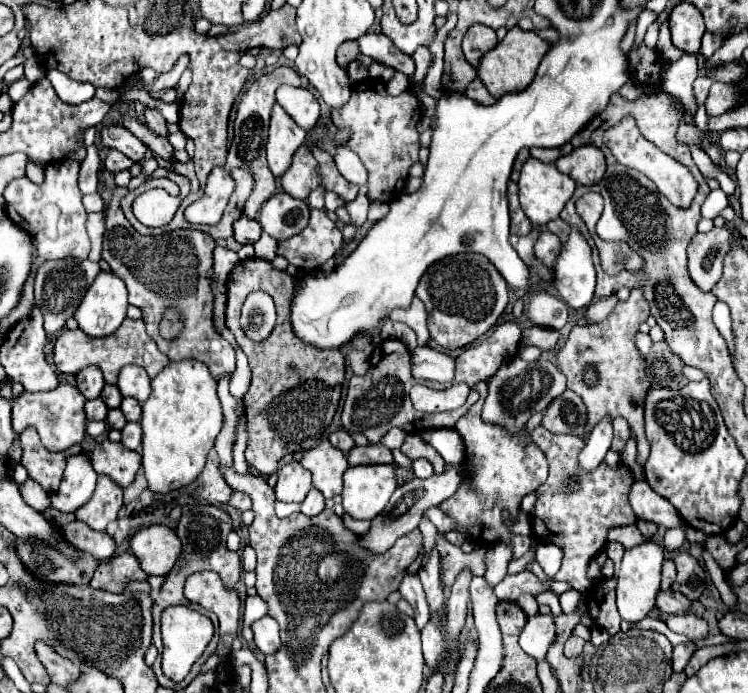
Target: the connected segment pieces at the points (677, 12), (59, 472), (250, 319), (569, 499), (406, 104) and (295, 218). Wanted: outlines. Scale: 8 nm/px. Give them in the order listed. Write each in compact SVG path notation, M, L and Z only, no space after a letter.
M681 2L673 8L669 16L669 26L671 26L671 36L673 44L689 54L697 54L701 48L701 38L705 34L705 24L701 12L689 4Z
M33 426L25 428L21 432L19 440L23 446L21 464L27 468L29 478L39 482L49 494L57 492L57 486L59 486L59 482L63 478L63 470L65 470L65 458L71 454L79 454L81 446L69 446L67 450L51 452L41 444L39 434L37 434L37 430L33 430Z
M255 290L249 292L241 308L241 328L253 342L263 342L269 338L275 326L275 306L269 294Z
M537 426L531 434L533 442L541 448L549 462L549 478L537 488L537 502L533 508L533 536L543 544L555 544L563 550L561 576L555 580L571 584L577 592L589 592L591 582L587 580L587 566L607 544L607 532L617 526L635 524L637 518L629 504L629 488L635 482L633 472L623 462L617 468L609 468L605 462L591 470L591 474L581 474L577 470L579 452L585 448L583 438L575 436L555 436L543 426Z
M367 78L363 82L357 82L353 86L351 98L345 106L331 110L331 120L337 128L351 128L353 136L347 142L347 146L351 150L355 150L359 154L359 158L363 160L367 172L369 172L369 196L381 202L393 202L405 186L405 180L409 176L409 168L419 160L417 152L419 152L419 132L417 132L417 124L421 120L423 112L421 112L421 104L417 104L417 96L413 94L413 90L405 90L399 96L391 96L385 90L385 82L375 80L375 78Z
M285 192L275 194L261 206L259 224L275 240L287 240L299 234L309 222L309 206Z

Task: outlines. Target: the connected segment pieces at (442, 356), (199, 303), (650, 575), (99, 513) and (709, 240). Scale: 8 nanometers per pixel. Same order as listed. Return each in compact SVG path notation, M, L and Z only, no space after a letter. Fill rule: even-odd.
M429 346L415 348L411 352L413 378L417 380L435 380L435 382L451 382L455 376L455 360L445 352L433 350Z
M140 174L137 177L132 177L127 188L113 190L113 202L107 210L107 230L105 230L105 238L103 238L103 260L125 282L127 292L129 292L129 304L141 308L147 334L157 342L157 348L163 354L167 354L171 360L185 360L185 358L199 360L199 362L207 364L207 368L215 376L215 380L221 380L225 374L235 372L235 350L213 330L213 294L209 288L209 278L205 274L211 272L211 266L213 266L215 240L209 234L199 232L199 230L175 230L175 232L165 232L161 236L141 236L125 218L125 214L121 210L121 198L129 191L141 186L147 179L147 176ZM167 306L177 308L185 318L185 328L183 328L181 336L171 342L163 340L159 336L159 320L161 320L163 310Z
M643 542L625 552L617 582L617 608L625 622L637 624L655 608L655 598L661 584L661 562L663 562L663 548L657 546L655 542Z
M99 476L91 500L75 512L75 518L89 524L97 532L103 532L107 524L119 516L121 508L123 488L117 486L109 476Z
M725 226L713 228L707 234L695 234L689 242L689 276L703 292L711 292L719 282L723 258L729 252L731 242L731 232Z

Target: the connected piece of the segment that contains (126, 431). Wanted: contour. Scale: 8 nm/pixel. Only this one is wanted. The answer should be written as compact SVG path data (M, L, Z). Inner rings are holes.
M129 422L125 424L125 428L121 430L121 444L129 450L135 450L135 452L141 452L141 426L139 422Z

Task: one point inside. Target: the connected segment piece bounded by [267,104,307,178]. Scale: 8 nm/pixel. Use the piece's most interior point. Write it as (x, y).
(285, 136)

